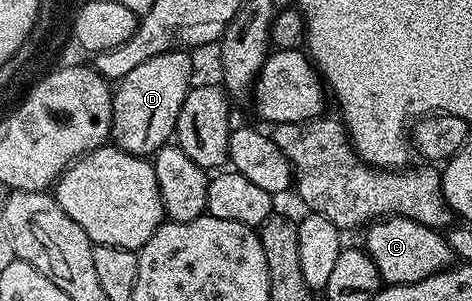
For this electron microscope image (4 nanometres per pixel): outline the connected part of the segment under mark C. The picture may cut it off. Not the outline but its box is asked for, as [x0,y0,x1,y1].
[363,215,454,284]

